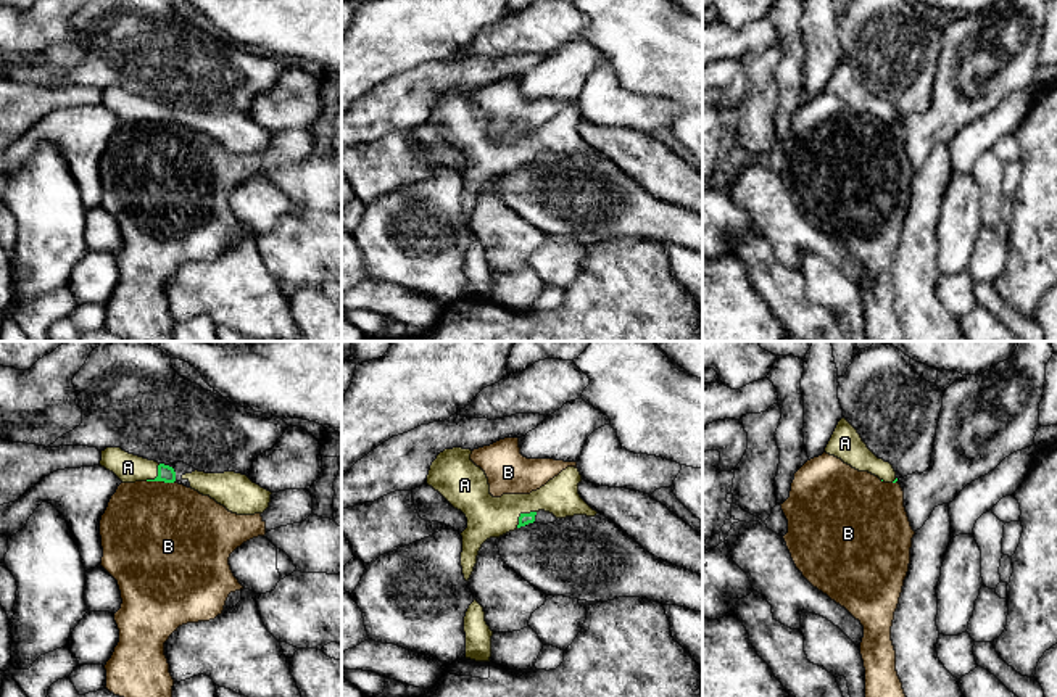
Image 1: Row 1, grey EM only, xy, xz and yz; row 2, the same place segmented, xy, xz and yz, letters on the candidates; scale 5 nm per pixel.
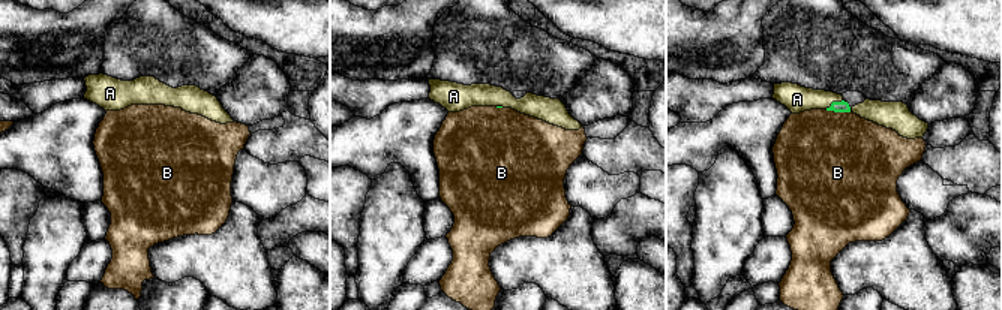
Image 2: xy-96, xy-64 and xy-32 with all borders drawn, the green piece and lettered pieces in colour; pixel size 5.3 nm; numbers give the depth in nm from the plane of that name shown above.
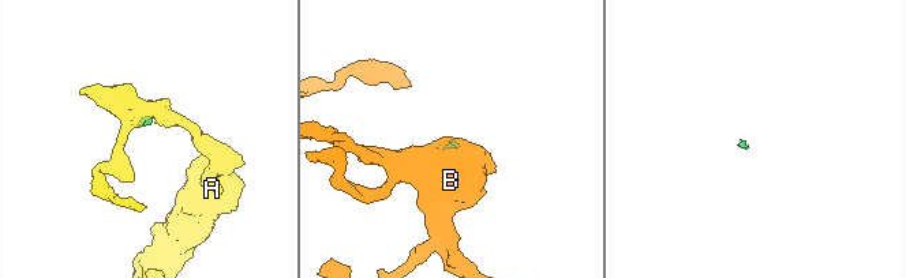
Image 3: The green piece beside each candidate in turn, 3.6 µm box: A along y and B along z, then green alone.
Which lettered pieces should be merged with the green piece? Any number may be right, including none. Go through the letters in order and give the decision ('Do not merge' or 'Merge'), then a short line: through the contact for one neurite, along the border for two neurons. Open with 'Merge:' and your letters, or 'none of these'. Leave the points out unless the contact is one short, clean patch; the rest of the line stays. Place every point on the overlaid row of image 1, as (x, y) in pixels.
Merge: A
A: Merge. Line: xz (524, 519), (522, 514), (487, 517)
B: Do not merge. Line: xy (147, 480), (174, 482)

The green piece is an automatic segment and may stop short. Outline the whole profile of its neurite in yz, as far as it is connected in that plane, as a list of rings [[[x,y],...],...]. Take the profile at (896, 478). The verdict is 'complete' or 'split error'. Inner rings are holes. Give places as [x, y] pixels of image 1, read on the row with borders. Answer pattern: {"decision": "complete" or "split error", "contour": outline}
{"decision": "split error", "contour": [[[844,417],[838,422],[825,452],[841,459],[859,472],[868,472],[878,476],[885,483],[897,481],[893,465],[878,459]]]}

